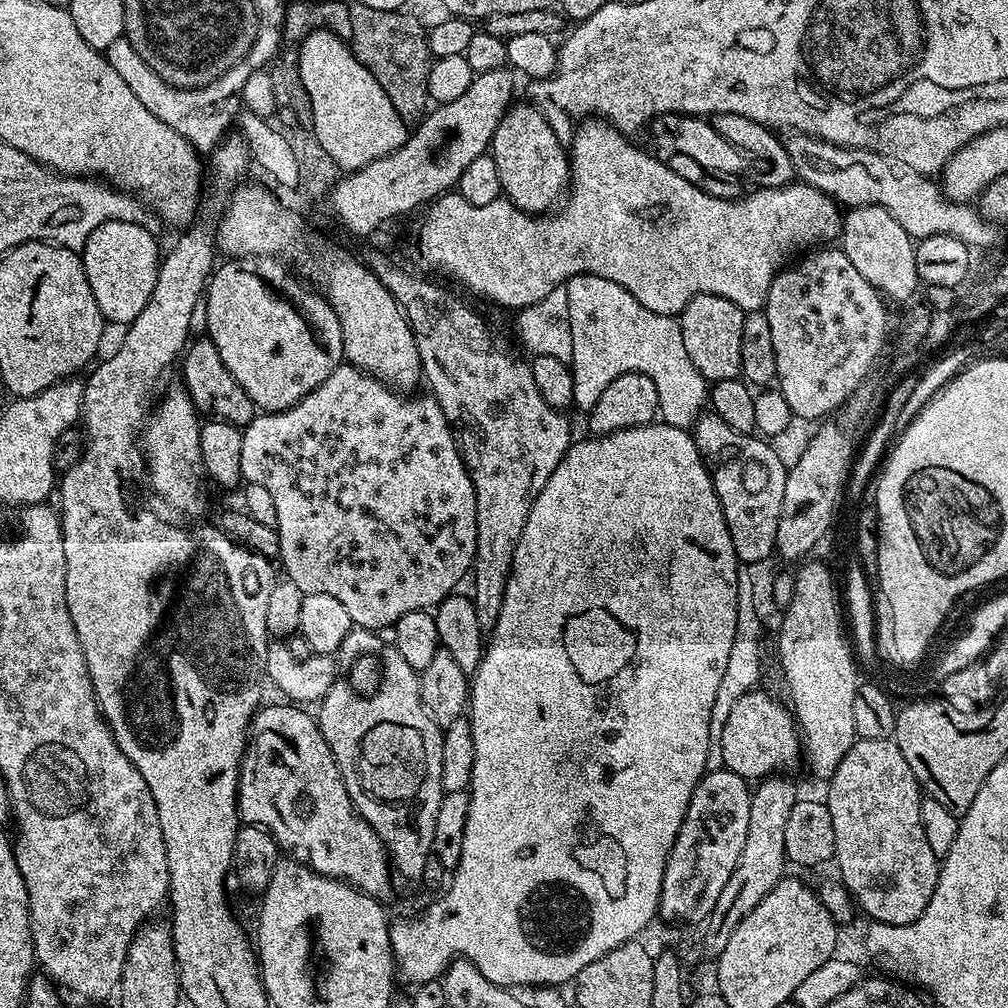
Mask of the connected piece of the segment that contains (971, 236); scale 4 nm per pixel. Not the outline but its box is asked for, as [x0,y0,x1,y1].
[786,134,997,250]

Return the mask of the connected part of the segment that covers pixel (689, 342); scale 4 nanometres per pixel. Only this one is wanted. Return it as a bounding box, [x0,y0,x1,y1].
[678,294,745,381]

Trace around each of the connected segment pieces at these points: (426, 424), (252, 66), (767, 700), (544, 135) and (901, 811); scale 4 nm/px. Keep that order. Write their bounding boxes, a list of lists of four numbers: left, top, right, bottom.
[[242,362,476,629],[106,24,281,152],[722,691,802,782],[490,102,570,214],[826,739,942,924]]

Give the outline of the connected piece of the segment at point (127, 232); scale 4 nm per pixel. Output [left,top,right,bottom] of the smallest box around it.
[82,221,162,326]

